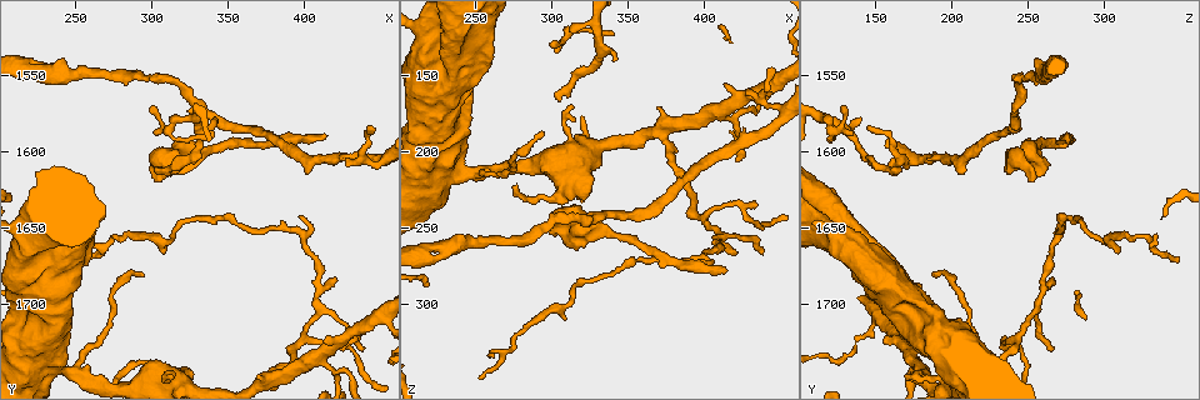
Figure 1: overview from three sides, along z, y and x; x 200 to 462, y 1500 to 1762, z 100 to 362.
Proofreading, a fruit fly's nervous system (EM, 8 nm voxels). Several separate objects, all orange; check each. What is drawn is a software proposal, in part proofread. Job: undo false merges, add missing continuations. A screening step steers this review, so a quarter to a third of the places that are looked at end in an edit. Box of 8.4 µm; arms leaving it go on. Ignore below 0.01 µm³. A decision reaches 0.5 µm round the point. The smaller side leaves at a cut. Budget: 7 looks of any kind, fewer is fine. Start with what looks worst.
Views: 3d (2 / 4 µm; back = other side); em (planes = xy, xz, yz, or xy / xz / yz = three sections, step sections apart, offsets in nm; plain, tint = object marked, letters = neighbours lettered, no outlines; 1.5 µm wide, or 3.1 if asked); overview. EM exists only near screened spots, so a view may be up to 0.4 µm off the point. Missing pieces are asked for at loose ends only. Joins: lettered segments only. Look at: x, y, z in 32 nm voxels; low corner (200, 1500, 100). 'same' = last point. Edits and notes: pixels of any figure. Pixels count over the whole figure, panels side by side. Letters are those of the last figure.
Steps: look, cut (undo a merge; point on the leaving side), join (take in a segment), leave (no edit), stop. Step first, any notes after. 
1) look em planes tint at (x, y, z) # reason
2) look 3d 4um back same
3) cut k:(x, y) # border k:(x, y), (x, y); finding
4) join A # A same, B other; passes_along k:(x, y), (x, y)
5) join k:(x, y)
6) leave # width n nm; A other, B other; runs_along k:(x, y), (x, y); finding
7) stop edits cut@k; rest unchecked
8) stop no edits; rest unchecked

look 3d 2um at (302, 1610, 164) # free end

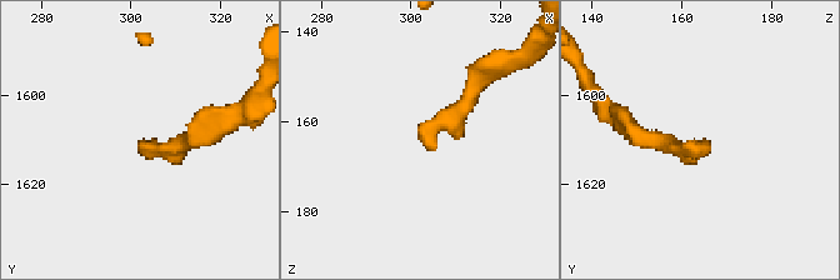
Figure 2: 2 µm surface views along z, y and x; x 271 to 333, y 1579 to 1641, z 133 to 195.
look em planes letters at (301, 1612, 164) # now the EM

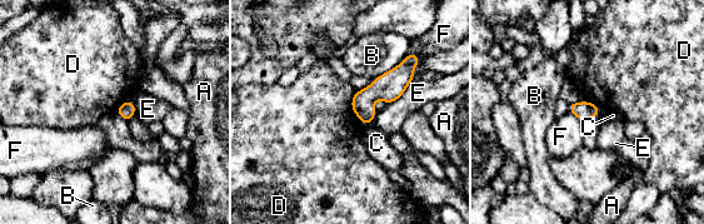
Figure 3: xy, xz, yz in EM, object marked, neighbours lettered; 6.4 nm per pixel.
leave # A other, B other, C other, D other, E other, F other; no lettered segment goes on from it

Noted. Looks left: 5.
look em xz step 8 tint at (414, 1588, 276) # branch stops here

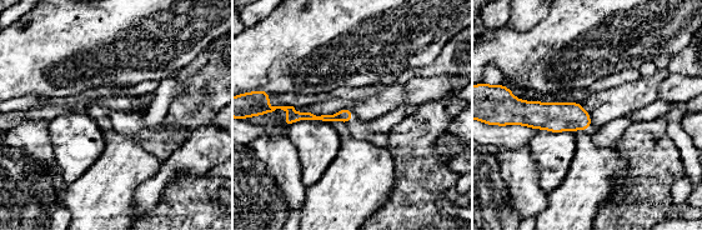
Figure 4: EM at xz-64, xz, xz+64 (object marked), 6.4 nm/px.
look em planes tint same # another direction

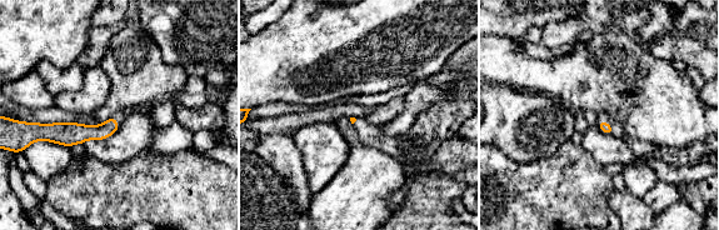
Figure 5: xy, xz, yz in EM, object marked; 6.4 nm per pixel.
look em planes letters same

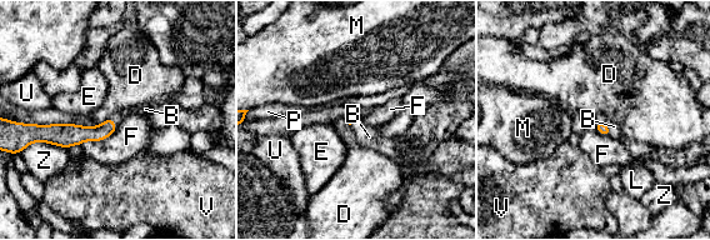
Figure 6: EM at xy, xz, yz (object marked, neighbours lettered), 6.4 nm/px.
join B # B same, D other, E other, F other, L other, M other, P other, U other, V other, Z other; it goes on there

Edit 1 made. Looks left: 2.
stop edits join@6; rest unchecked

